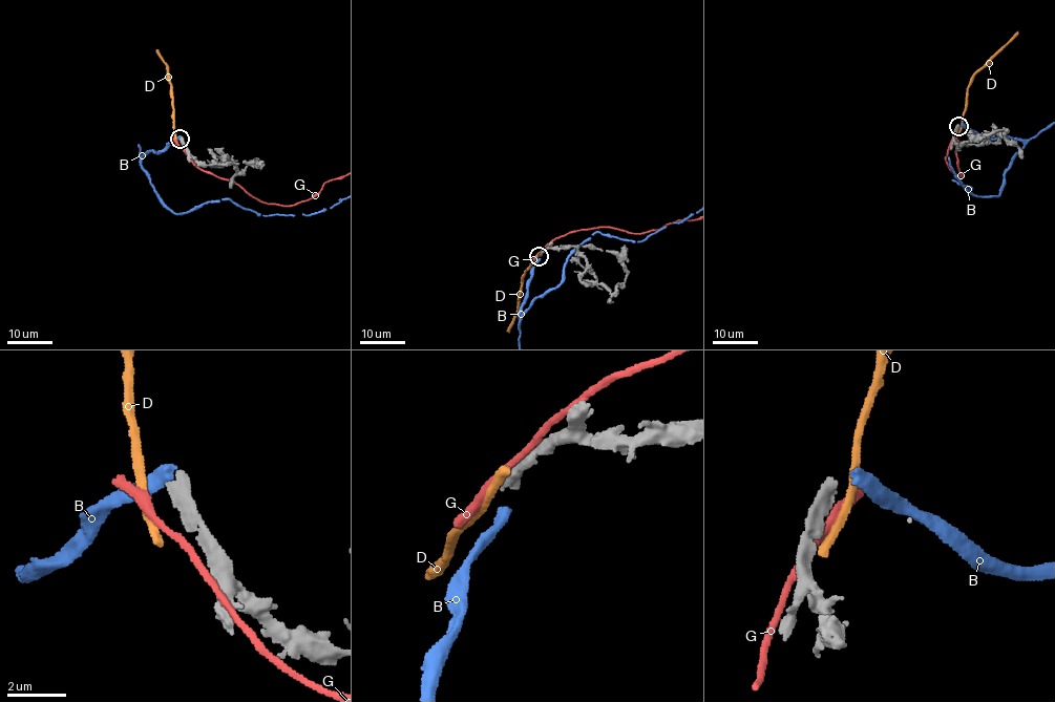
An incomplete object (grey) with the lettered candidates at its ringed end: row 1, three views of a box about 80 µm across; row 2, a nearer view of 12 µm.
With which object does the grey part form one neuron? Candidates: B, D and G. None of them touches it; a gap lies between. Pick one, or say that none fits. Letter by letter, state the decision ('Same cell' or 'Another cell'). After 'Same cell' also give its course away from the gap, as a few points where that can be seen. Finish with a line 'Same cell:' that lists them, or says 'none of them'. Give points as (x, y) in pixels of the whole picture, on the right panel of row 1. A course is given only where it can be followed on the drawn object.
B: Same cell
D: Another cell
G: Another cell
Same cell: B

